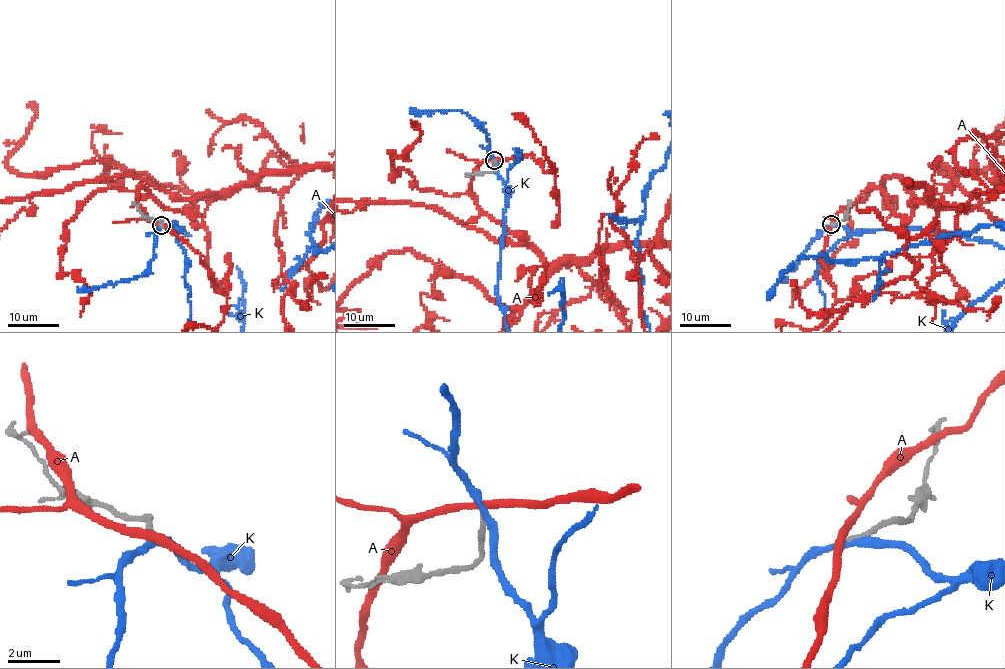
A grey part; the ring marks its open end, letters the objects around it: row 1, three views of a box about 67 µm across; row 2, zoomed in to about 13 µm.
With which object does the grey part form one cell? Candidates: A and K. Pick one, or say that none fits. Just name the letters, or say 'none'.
none

